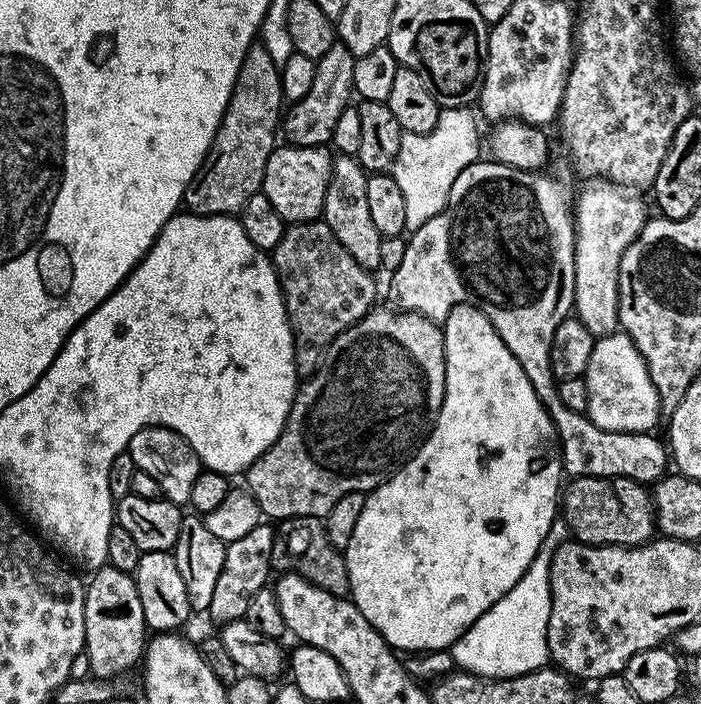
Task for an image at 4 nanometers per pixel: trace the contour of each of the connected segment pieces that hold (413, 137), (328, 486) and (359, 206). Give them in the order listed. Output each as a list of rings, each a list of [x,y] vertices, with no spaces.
[[[471,107],[446,108],[441,111],[438,126],[434,126],[430,134],[404,133],[390,175],[394,182],[398,182],[398,190],[402,190],[402,199],[406,201],[406,229],[409,233],[418,231],[423,224],[430,222],[430,218],[434,218],[434,214],[448,207],[454,178],[458,178],[466,166],[481,159],[482,136],[480,140],[476,120],[477,113]]]
[[[392,306],[380,307],[373,307],[372,311],[367,312],[357,324],[350,326],[342,334],[338,334],[334,342],[330,342],[330,346],[324,351],[324,356],[320,360],[319,368],[297,387],[296,397],[292,399],[290,414],[286,418],[284,429],[280,431],[280,436],[246,469],[246,477],[248,476],[246,487],[258,502],[261,513],[269,521],[290,520],[294,516],[321,518],[328,516],[330,510],[334,510],[334,502],[338,502],[338,498],[351,492],[367,494],[379,484],[390,479],[396,473],[396,469],[401,468],[416,453],[417,448],[423,444],[428,433],[431,432],[438,418],[438,410],[442,406],[446,390],[446,358],[444,357],[444,334],[441,325],[435,320],[420,316],[417,312],[405,312]]]
[[[337,155],[332,161],[332,177],[330,186],[326,190],[326,202],[322,219],[330,230],[334,230],[334,238],[346,246],[346,251],[358,266],[369,270],[380,268],[380,259],[382,258],[382,242],[378,226],[374,226],[370,215],[370,205],[368,195],[366,194],[366,182],[369,173],[364,171],[360,161],[354,156]]]

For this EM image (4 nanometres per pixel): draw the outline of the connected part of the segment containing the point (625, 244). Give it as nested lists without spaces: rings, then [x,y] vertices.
[[[592,178],[574,200],[576,257],[574,258],[574,315],[594,337],[608,336],[620,328],[618,278],[622,254],[644,229],[644,204],[635,191],[617,186],[611,180]]]

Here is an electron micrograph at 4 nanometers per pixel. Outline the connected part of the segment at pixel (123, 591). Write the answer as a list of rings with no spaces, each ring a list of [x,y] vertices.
[[[111,566],[95,569],[92,581],[84,589],[84,651],[90,658],[91,675],[99,680],[116,680],[123,672],[141,663],[146,647],[146,625],[142,614],[142,602],[138,599],[138,586],[133,573],[123,572]]]

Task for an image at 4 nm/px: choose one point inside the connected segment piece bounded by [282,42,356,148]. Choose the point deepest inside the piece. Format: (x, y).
(310, 123)

